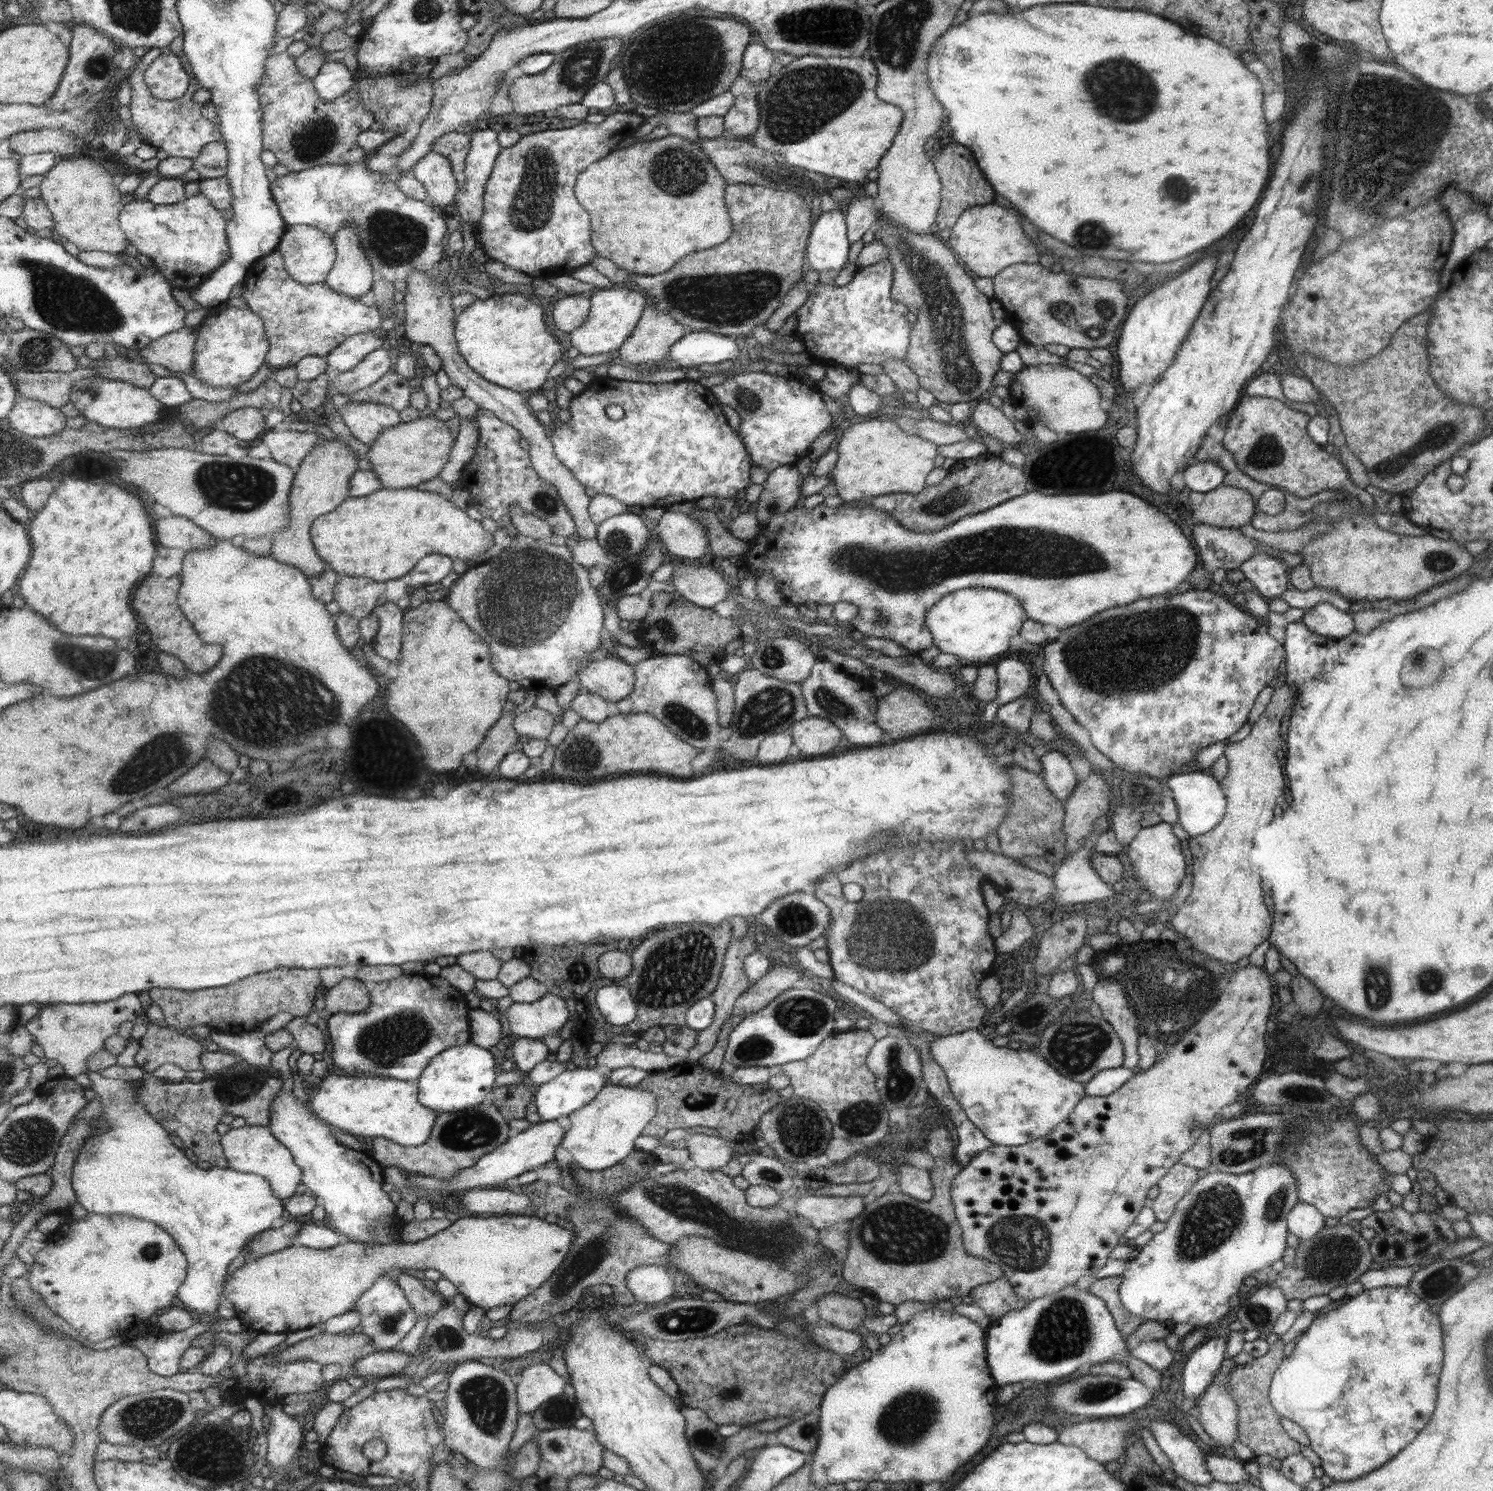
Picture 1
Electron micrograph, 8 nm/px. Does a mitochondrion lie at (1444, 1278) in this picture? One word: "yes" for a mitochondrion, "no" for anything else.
yes

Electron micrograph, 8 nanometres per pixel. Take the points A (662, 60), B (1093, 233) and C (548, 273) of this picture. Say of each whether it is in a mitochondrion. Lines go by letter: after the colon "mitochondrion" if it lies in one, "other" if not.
A: other
B: mitochondrion
C: other

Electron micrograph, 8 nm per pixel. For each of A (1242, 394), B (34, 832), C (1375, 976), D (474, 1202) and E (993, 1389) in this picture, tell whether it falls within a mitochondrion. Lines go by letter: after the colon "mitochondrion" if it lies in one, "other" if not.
A: other
B: other
C: mitochondrion
D: other
E: other

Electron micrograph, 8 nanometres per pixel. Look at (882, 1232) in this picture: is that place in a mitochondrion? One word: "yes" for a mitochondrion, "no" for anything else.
yes

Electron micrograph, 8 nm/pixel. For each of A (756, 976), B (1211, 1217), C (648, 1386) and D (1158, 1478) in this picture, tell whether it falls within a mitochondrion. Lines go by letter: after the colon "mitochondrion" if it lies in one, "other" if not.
A: other
B: mitochondrion
C: other
D: other

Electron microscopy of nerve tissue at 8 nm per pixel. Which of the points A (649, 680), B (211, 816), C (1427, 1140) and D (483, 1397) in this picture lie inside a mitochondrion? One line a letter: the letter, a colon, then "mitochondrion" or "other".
A: other
B: other
C: other
D: mitochondrion

